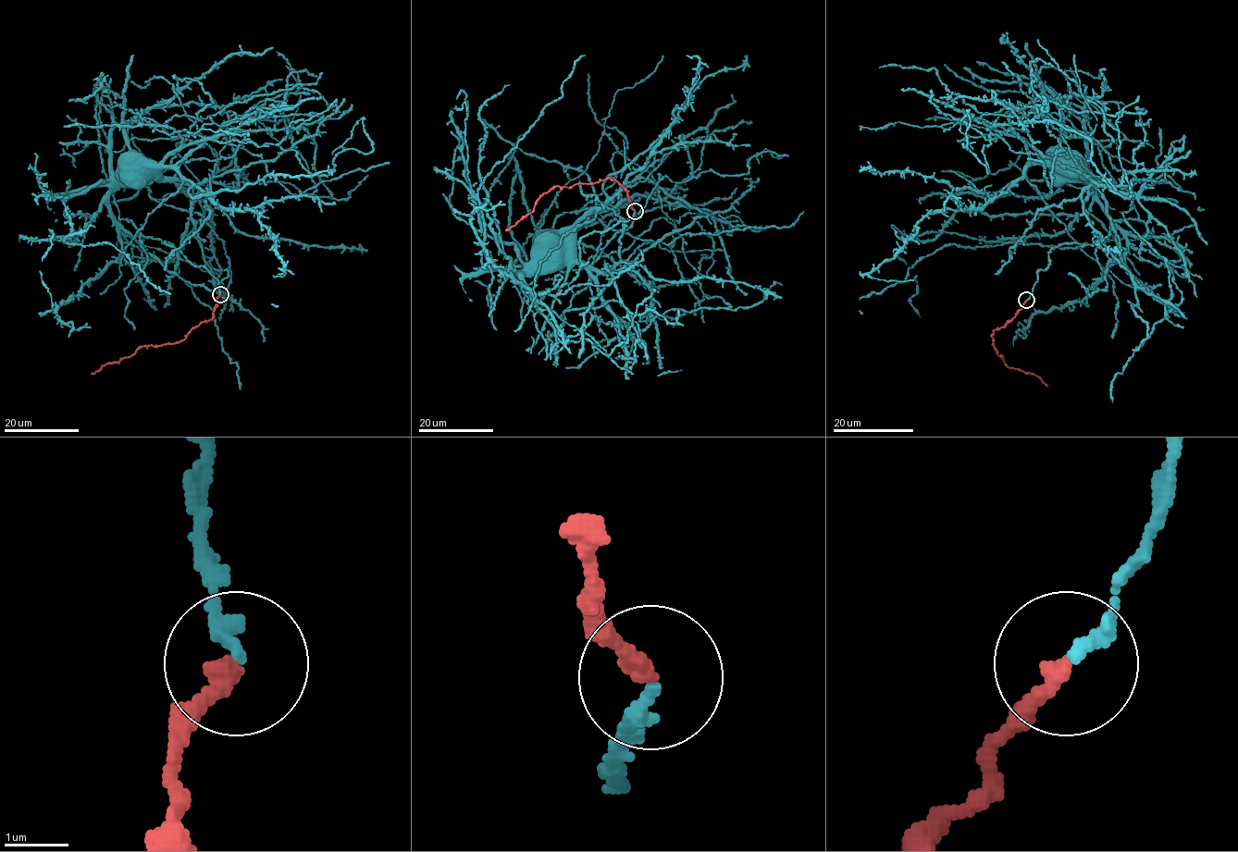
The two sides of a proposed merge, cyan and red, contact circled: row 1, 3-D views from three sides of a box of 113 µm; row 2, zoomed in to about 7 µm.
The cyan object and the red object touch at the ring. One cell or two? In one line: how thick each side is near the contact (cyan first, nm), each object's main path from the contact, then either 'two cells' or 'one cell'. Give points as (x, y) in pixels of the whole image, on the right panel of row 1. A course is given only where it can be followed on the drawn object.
240/240 nm | cyan via (1027, 300), (1049, 253), (1104, 240), (1111, 221), (1142, 221), (1162, 243), (1169, 236), (1123, 230), (1063, 159) | red via (1027, 300), (1012, 319), (994, 331), (993, 345), (1008, 367), (1035, 375), (1046, 386) | one cell

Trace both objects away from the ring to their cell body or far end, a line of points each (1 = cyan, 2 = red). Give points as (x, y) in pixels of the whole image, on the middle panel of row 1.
1: (635, 211), (581, 239), (578, 275), (546, 290), (534, 318), (554, 343), (556, 328), (523, 277), (549, 245)
2: (635, 211), (628, 192), (609, 179), (577, 183), (568, 188), (555, 186), (538, 199), (531, 212), (505, 229)

